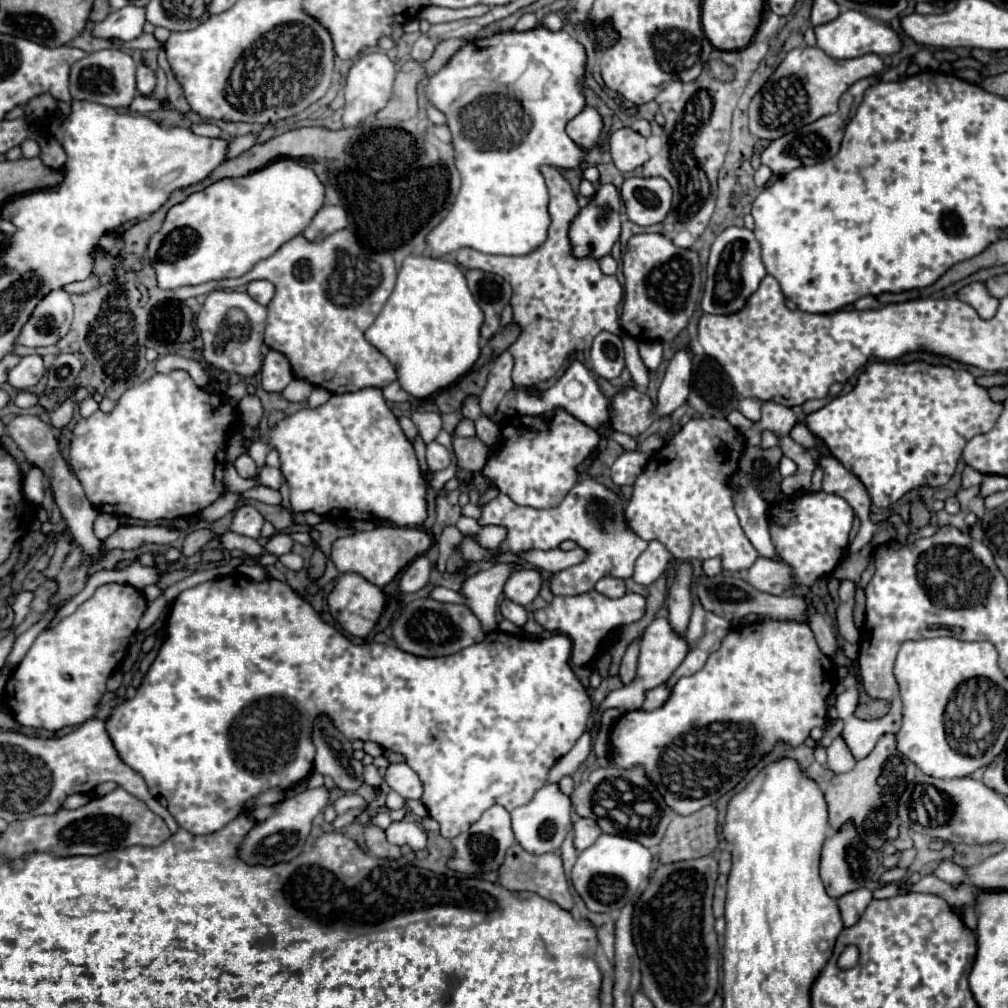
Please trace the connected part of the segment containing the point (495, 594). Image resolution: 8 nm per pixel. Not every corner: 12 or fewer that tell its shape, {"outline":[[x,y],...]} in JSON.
{"outline":[[515,563],[467,577],[465,605],[485,633],[497,629],[495,607]]}

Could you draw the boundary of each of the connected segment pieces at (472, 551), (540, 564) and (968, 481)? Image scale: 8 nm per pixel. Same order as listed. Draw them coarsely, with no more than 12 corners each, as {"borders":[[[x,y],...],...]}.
{"borders":[[[471,537],[461,543],[467,561],[491,559],[491,551],[481,549]],[[583,547],[573,551],[527,551],[525,559],[551,573],[581,563]],[[966,466],[962,473],[962,487],[980,485],[983,475]]]}

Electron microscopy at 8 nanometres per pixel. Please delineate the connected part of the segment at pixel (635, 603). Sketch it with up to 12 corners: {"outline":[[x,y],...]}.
{"outline":[[597,591],[555,597],[537,623],[573,641],[589,663],[609,631],[635,623],[645,597]]}

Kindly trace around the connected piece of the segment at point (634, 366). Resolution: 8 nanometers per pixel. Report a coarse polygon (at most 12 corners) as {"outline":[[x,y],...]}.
{"outline":[[621,335],[625,363],[633,383],[645,389],[649,371],[639,357],[639,343]]}

